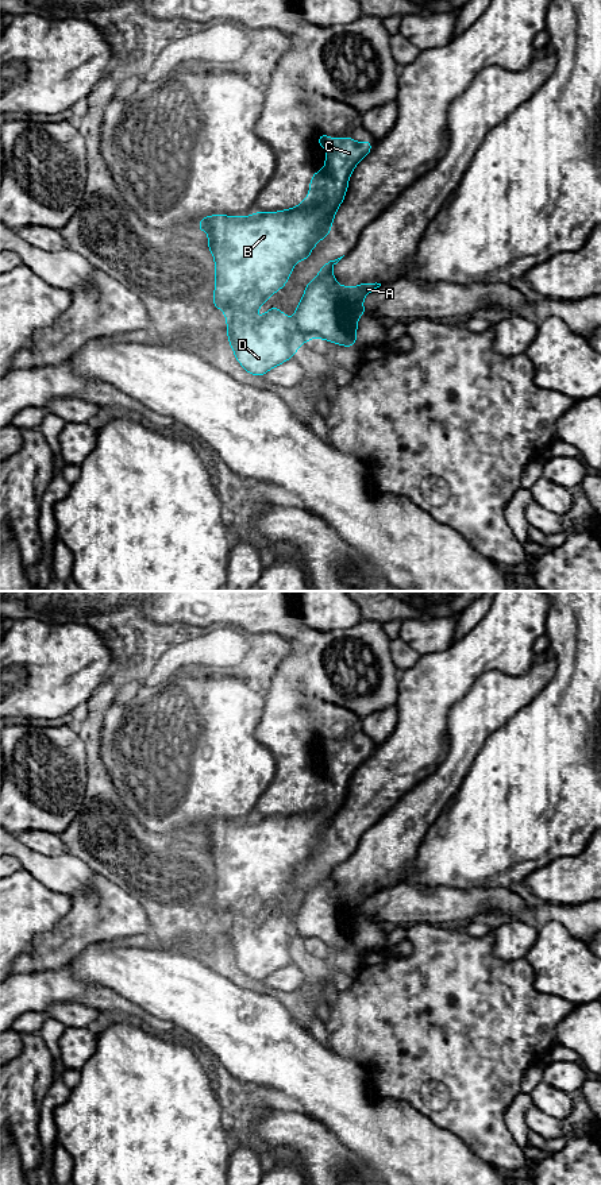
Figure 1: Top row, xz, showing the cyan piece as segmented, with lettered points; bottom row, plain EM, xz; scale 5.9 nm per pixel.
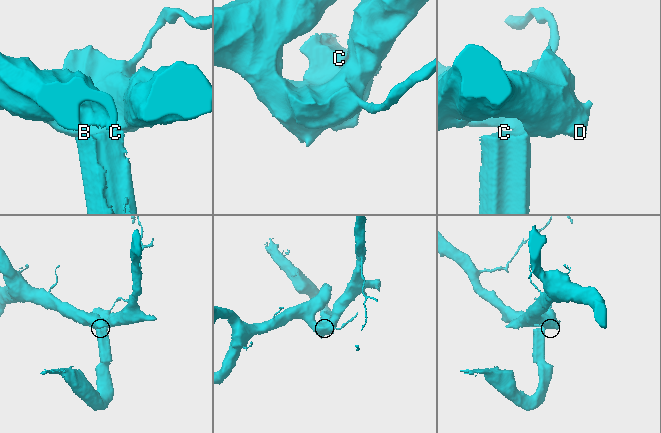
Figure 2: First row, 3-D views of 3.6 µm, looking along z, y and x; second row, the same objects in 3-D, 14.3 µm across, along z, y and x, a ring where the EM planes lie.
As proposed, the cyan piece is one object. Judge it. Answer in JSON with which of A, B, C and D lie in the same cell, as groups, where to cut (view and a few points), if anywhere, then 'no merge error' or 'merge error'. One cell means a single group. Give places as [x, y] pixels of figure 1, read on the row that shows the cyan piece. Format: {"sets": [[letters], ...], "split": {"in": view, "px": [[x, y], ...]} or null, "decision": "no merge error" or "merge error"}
{"sets": [["A", "B", "D"], ["C"]], "split": {"in": "xz", "px": [[339, 203], [334, 207], [309, 207], [286, 211]]}, "decision": "merge error"}

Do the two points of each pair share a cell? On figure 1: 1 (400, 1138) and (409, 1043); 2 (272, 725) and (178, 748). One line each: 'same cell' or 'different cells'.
1: different cells
2: different cells

